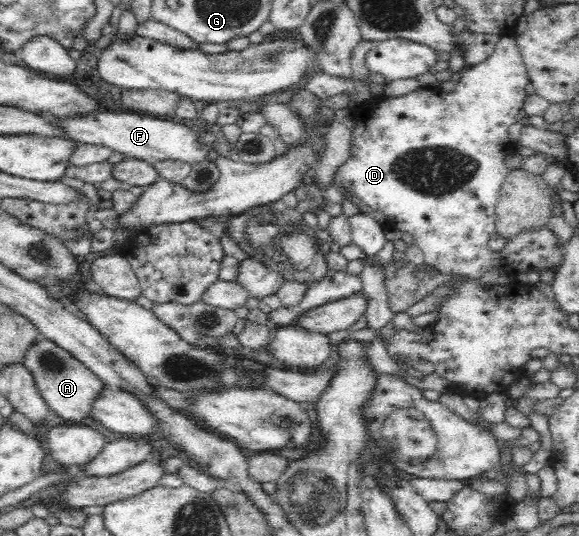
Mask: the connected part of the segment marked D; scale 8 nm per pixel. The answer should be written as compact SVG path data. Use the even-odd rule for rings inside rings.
M513 35L502 36L497 42L495 51L489 58L475 66L467 66L460 73L461 78L456 82L452 92L443 92L441 88L419 87L415 91L399 97L382 96L377 99L370 99L360 109L353 110L353 136L351 136L350 155L334 172L332 184L349 190L346 193L347 196L355 194L357 198L363 201L365 206L378 210L389 220L394 220L395 229L401 232L409 232L414 238L413 244L419 250L422 250L425 255L425 265L435 268L443 275L461 275L479 279L486 272L495 269L500 264L499 253L492 251L487 246L487 241L491 238L491 234L496 232L496 204L500 197L502 184L510 171L503 163L505 162L505 156L507 156L507 150L503 148L509 146L509 126L515 124L517 116L523 113L521 108L524 105L524 100L528 97L527 93L525 93L525 86L530 80Z

